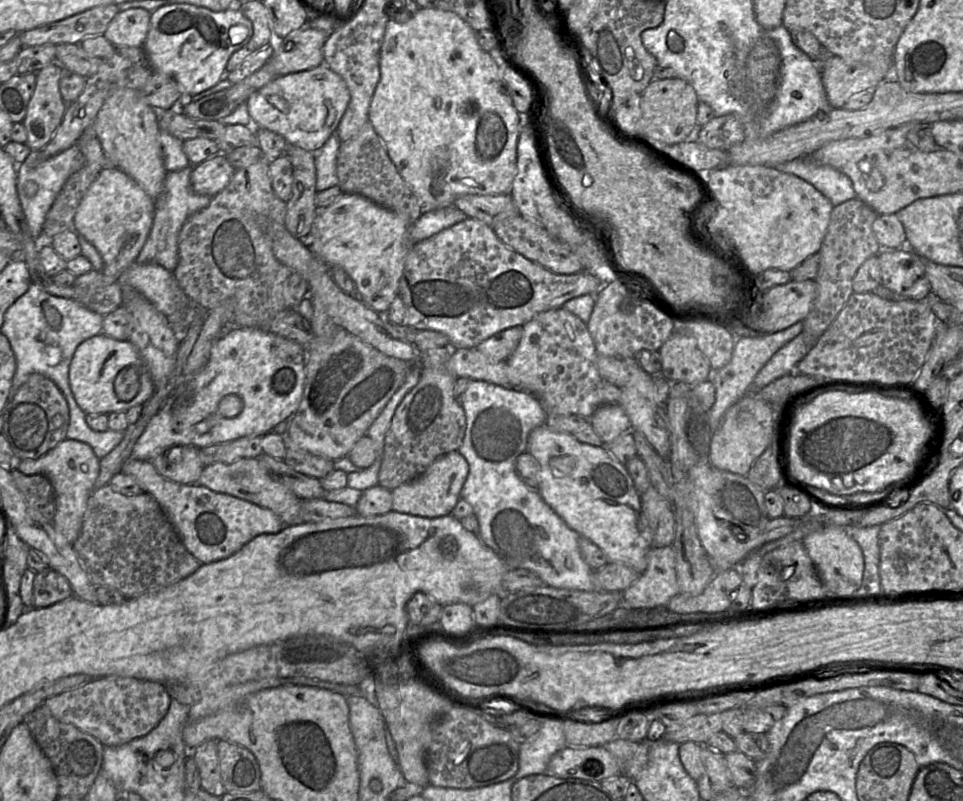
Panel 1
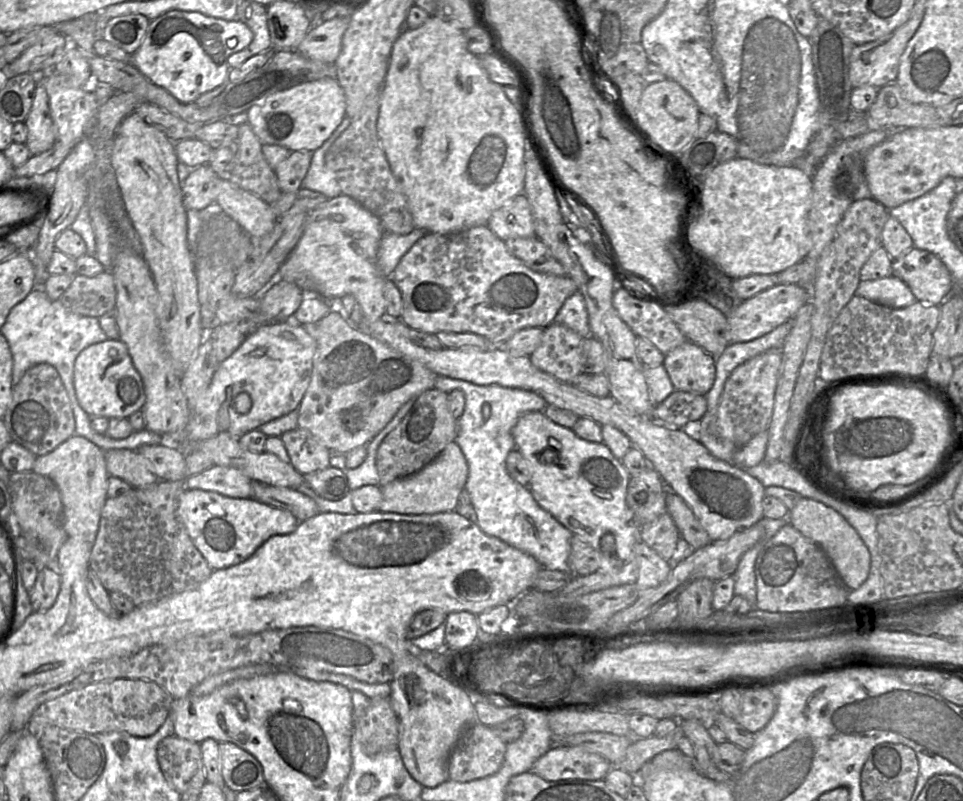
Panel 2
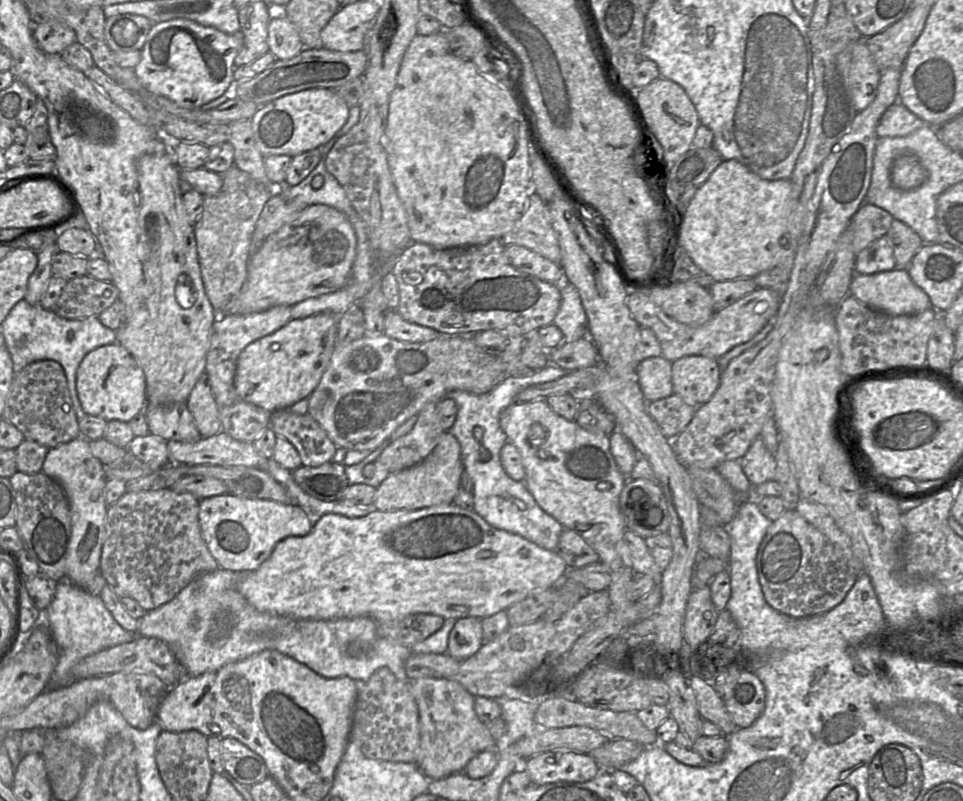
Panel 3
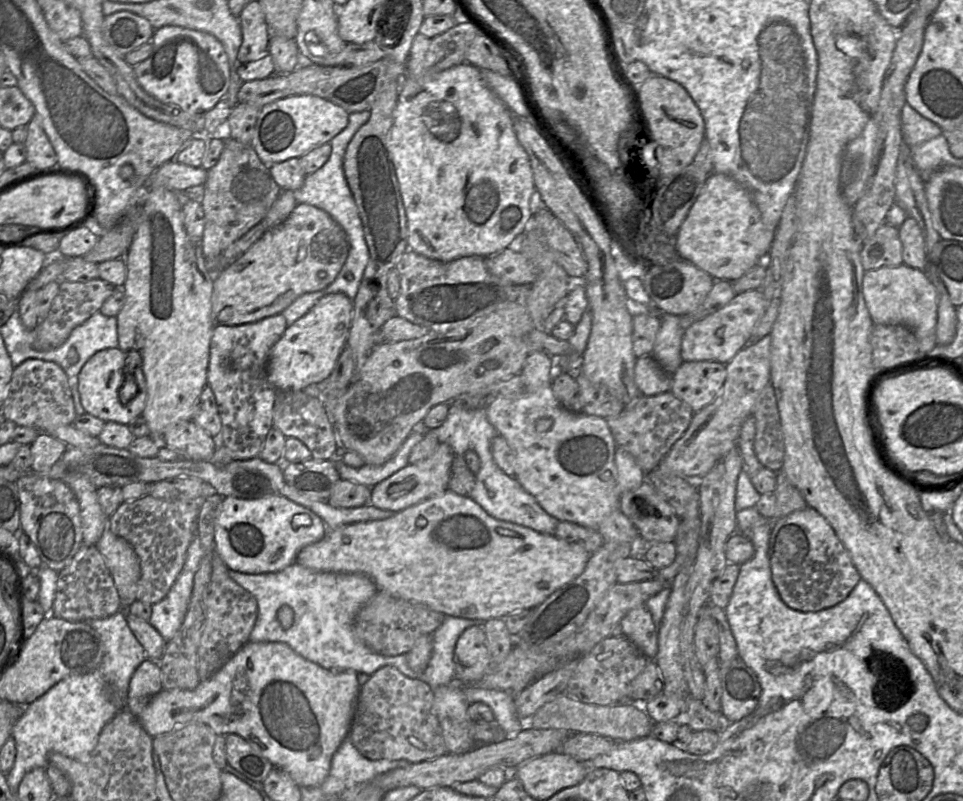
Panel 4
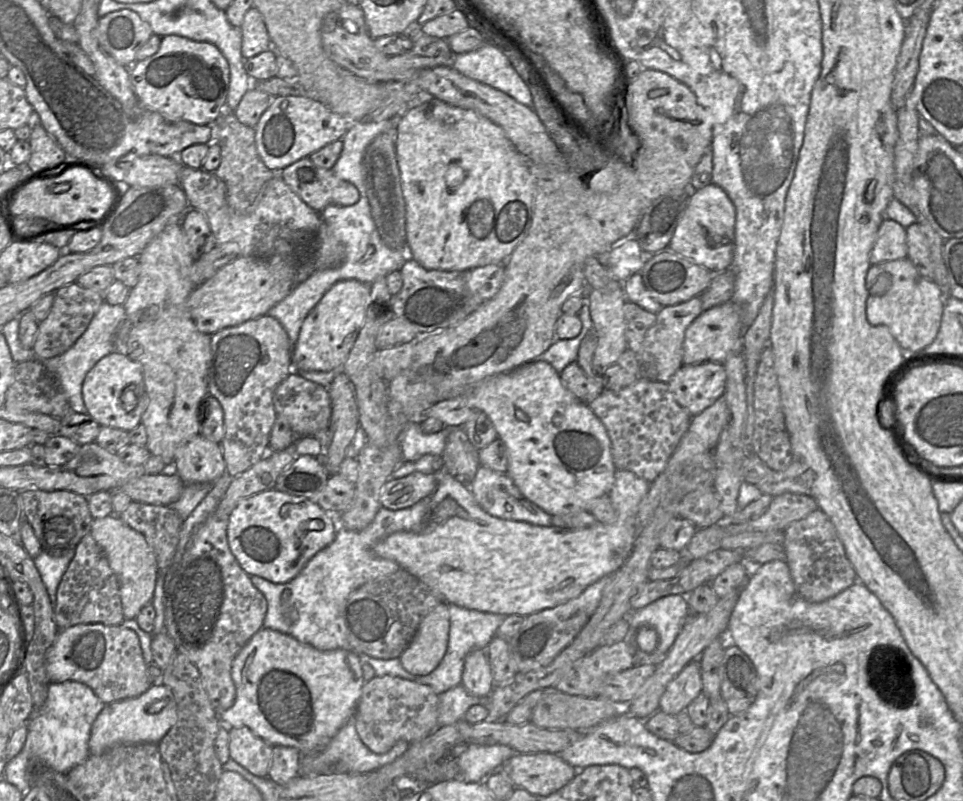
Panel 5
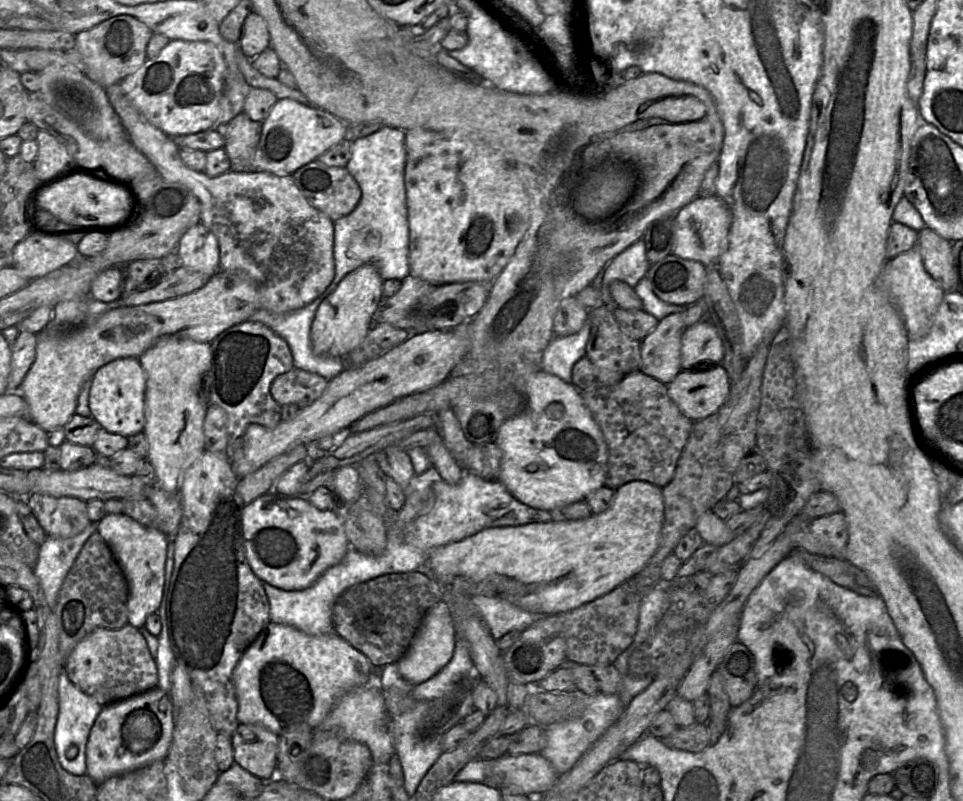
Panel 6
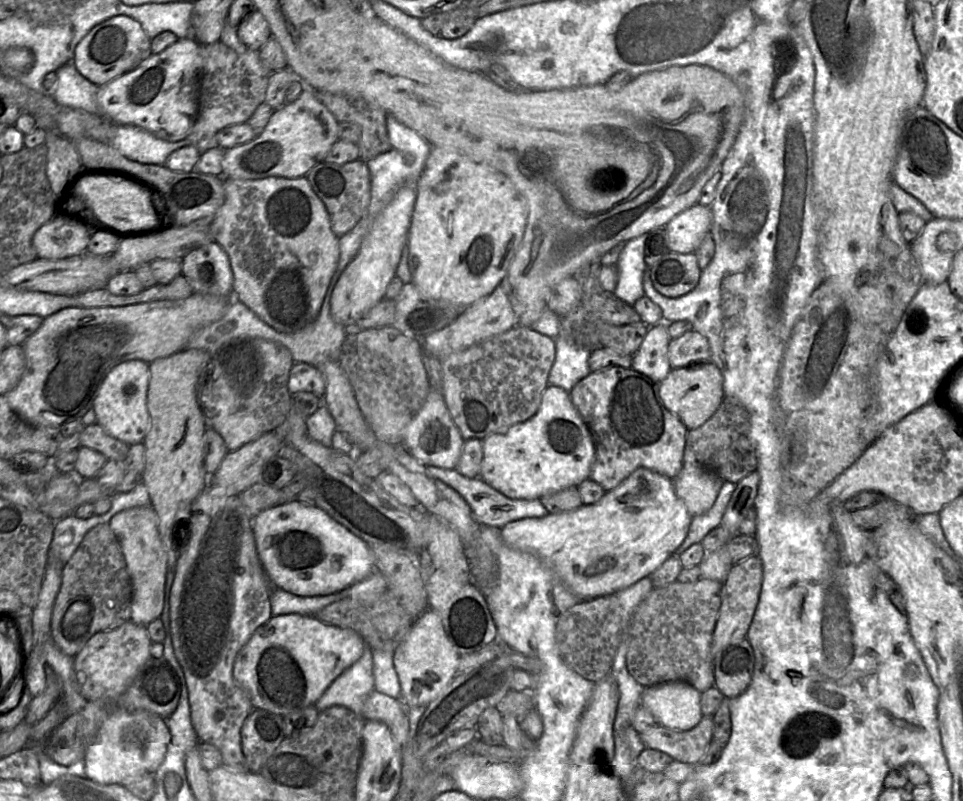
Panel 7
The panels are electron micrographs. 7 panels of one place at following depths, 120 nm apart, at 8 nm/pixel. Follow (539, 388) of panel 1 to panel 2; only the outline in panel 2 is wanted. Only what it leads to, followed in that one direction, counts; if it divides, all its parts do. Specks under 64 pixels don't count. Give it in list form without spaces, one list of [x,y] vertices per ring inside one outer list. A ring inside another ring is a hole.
[[[553,322],[543,329],[540,345],[529,356],[531,363],[564,383],[582,373],[583,338]]]

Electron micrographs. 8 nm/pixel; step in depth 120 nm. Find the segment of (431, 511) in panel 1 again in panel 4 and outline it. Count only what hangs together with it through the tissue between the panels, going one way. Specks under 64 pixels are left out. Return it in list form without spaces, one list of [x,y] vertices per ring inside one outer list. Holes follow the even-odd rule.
[[[439,443],[435,452],[428,458],[408,464],[371,489],[370,505],[395,513],[436,497],[448,490],[450,469],[455,454],[449,445]]]

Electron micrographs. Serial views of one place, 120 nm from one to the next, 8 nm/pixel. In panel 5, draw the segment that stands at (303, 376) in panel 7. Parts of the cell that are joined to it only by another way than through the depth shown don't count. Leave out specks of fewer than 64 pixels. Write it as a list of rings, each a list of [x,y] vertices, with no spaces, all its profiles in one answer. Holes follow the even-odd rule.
[[[292,370],[275,388],[273,404],[276,415],[284,416],[287,419],[294,435],[318,437],[323,451],[326,451],[328,426],[331,417],[331,401],[328,388],[306,380],[297,371]]]

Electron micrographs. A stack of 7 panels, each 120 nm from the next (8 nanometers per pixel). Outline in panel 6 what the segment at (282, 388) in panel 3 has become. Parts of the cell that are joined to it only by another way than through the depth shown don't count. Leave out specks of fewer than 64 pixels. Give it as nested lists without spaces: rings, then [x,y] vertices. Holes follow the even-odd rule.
[[[371,264],[346,274],[319,305],[310,329],[312,351],[317,356],[347,357],[366,337],[382,303],[384,280]]]

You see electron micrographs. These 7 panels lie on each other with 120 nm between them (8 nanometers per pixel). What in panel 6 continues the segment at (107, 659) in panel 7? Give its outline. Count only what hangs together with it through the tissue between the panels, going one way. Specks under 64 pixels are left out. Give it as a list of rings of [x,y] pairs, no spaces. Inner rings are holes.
[[[127,624],[121,629],[98,628],[80,641],[67,657],[64,670],[69,680],[85,694],[105,706],[150,691],[158,685],[158,669],[147,641],[138,628]]]

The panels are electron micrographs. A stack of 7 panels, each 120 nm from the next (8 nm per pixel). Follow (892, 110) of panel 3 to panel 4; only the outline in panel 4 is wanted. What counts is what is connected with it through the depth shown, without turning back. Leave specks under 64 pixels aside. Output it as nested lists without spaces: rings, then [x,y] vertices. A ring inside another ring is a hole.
[[[907,103],[901,109],[901,131],[903,143],[909,147],[922,144],[943,134],[937,124],[923,117]]]

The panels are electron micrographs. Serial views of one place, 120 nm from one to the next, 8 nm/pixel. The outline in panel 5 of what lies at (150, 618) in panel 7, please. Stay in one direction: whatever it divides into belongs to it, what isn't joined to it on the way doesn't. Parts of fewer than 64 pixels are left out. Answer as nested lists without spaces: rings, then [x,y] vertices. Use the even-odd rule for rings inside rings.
[[[118,515],[95,519],[91,534],[105,552],[120,584],[120,597],[125,619],[135,619],[152,602],[158,577],[157,559],[145,537],[125,524]]]

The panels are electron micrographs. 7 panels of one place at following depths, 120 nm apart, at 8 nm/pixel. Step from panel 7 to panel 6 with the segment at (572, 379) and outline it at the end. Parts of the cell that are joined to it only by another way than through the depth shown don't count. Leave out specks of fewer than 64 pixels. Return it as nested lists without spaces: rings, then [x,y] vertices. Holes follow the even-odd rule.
[[[587,319],[577,333],[554,336],[542,353],[541,369],[571,383],[573,365],[585,356],[590,328]]]

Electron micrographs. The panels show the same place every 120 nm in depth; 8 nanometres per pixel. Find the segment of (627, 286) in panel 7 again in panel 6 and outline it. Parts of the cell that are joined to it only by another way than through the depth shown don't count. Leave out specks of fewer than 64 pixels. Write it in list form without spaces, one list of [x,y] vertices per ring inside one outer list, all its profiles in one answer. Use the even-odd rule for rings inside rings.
[[[640,239],[615,256],[604,267],[604,276],[600,289],[602,301],[606,305],[614,307],[609,292],[610,284],[619,280],[634,288],[646,276],[650,266],[646,258],[645,243]]]

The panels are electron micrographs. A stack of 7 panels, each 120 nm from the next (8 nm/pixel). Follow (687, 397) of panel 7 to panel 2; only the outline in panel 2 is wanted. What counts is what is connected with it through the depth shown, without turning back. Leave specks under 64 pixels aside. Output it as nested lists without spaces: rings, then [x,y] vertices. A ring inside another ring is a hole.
[[[686,340],[664,356],[663,366],[675,390],[705,395],[715,380],[716,357]]]

